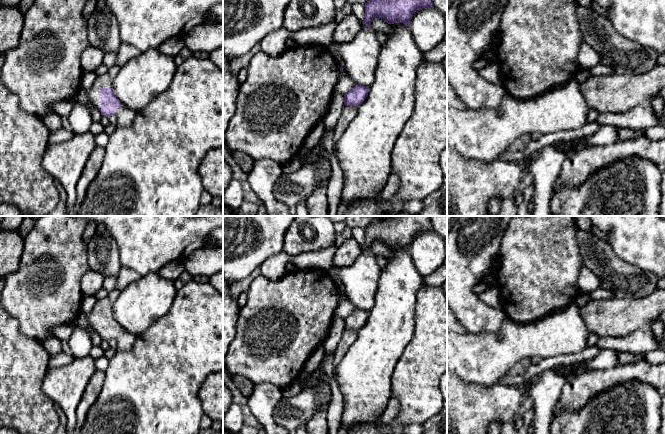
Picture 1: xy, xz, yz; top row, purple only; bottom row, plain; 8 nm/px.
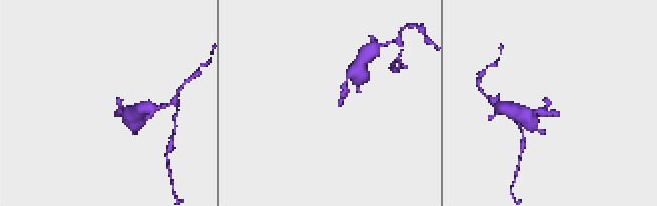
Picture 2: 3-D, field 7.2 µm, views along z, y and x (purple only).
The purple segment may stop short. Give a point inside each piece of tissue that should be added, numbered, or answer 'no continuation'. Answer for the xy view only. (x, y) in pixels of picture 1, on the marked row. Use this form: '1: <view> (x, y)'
1: xy (103, 81)

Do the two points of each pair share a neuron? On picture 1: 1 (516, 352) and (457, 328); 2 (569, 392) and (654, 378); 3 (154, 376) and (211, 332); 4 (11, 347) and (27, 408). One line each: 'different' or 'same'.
1: different
2: same
3: same
4: same

